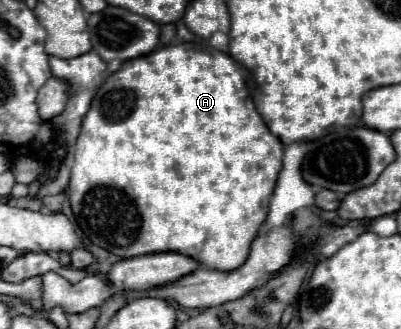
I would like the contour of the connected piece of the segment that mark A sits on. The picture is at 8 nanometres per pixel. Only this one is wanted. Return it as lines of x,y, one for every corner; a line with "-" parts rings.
180,43
180,45
166,45
150,53
148,57
136,57
134,61
126,61
116,73
112,73
96,91
92,99
92,107
82,119
82,131
74,145
74,165
68,185
68,199
74,211
74,217
84,231
84,235
98,247
108,249
118,257
136,257
144,253
160,253
160,251
176,251
188,255
208,269
218,271
232,271
238,269
250,251
250,243
256,237
260,225
268,215
268,203
282,169
282,153
284,145
278,137
274,137
266,123
262,121
260,113
254,107
252,95
244,78
246,72
230,55
202,43

